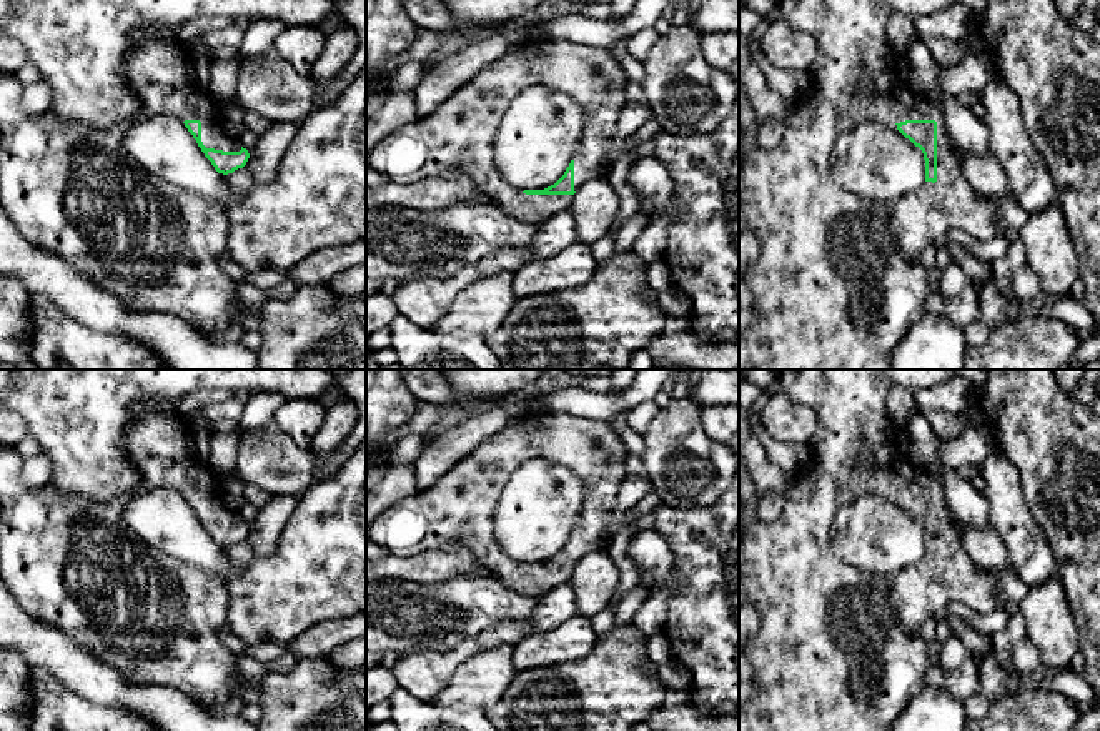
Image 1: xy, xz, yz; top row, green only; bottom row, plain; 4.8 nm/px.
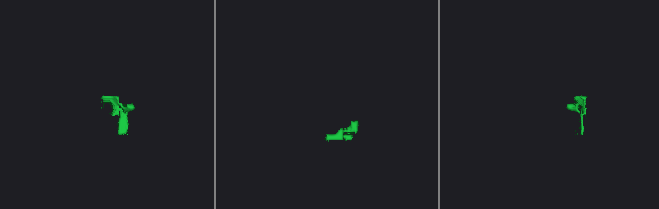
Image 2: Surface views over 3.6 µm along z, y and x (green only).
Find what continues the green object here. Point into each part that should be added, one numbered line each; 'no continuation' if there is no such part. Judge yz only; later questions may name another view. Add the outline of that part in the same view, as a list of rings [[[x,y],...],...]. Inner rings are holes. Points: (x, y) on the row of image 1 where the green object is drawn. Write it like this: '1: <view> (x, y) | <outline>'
1: yz (837, 283) | [[[779,0],[782,20],[809,33],[819,48],[810,75],[814,87],[799,93],[784,118],[784,138],[774,150],[761,147],[744,155],[739,170],[739,203],[746,228],[761,241],[757,260],[746,271],[752,295],[751,321],[739,330],[739,370],[890,370],[892,355],[907,330],[925,313],[924,303],[934,290],[920,255],[945,238],[950,230],[993,240],[1007,226],[998,210],[967,182],[954,153],[942,107],[915,93],[899,75],[900,60],[889,42],[892,8],[887,0]],[[862,122],[900,123],[937,122],[937,182],[924,182],[897,201],[860,198],[832,177],[830,157],[835,142]]]

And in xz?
1: xz (455, 142) | [[[536,37],[524,47],[498,58],[463,85],[436,112],[384,137],[371,152],[369,167],[388,182],[409,185],[423,178],[469,178],[491,195],[498,206],[521,223],[541,225],[571,210],[574,195],[526,195],[504,182],[493,158],[493,142],[511,100],[531,85],[544,85],[577,102],[586,113],[586,148],[574,155],[574,191],[587,182],[607,177],[607,147],[614,122],[624,103],[626,75],[606,47],[591,47],[564,38]]]

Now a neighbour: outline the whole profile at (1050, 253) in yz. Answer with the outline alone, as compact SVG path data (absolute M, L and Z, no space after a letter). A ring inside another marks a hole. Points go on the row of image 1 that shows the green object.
M1058 203L1028 215L1018 231L1027 265L1040 278L1045 298L1070 295L1078 280L1078 260Z

